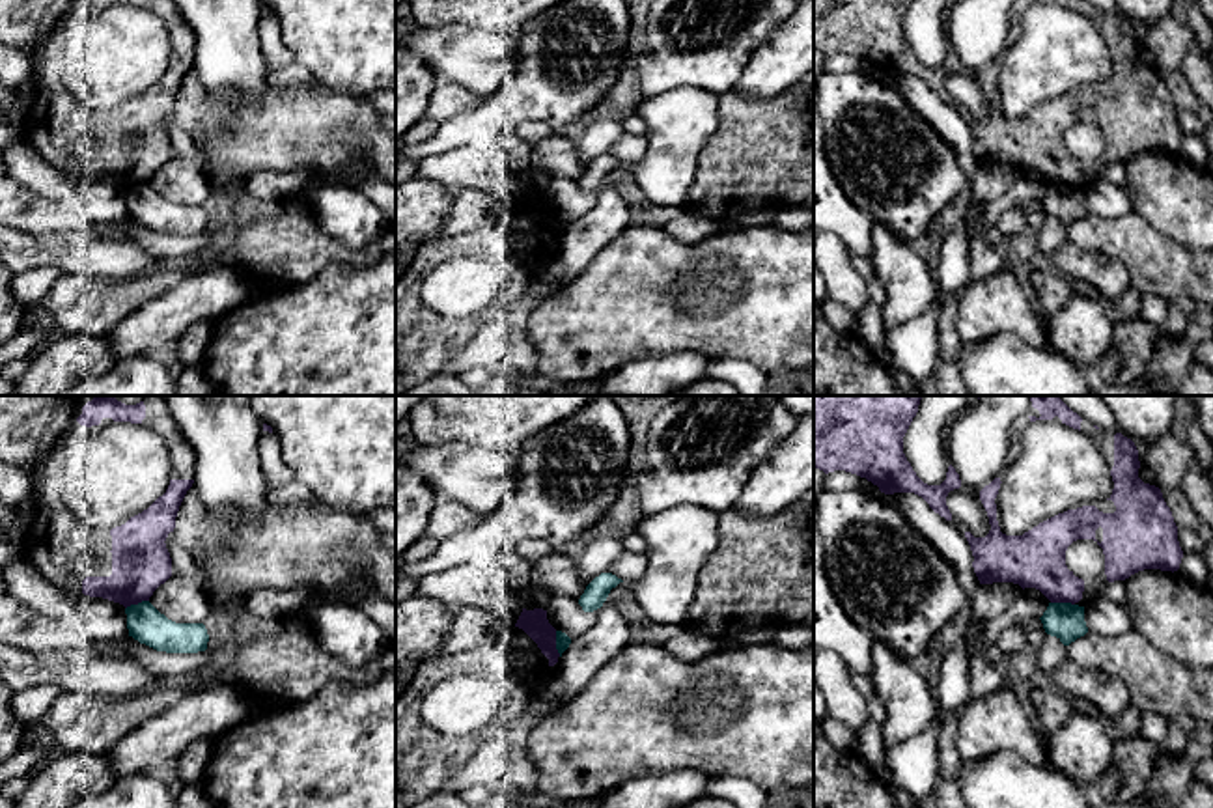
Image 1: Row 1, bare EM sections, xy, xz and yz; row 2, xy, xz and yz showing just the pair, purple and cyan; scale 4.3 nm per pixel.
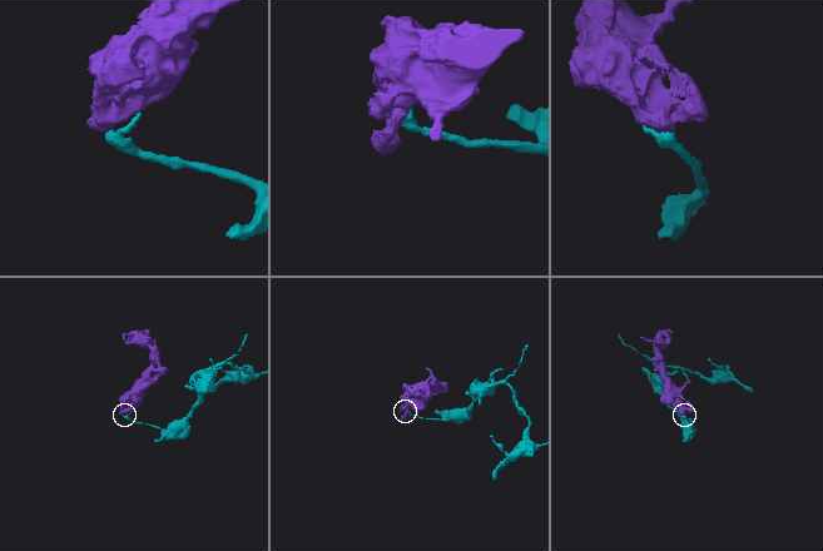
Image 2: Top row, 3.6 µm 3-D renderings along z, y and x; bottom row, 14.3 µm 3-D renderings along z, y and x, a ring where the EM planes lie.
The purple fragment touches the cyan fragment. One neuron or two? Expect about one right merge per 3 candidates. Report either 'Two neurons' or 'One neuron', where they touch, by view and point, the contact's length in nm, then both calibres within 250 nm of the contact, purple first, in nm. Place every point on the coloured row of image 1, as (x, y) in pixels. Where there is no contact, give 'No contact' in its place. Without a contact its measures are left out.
Two neurons. Touches purple at xz (555, 644). Shared border 110 nm. Thickness 110 nm (purple) against 60 nm

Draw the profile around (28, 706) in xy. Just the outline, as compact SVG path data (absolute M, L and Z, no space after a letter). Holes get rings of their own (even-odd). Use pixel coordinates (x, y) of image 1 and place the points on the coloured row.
M39 685L30 687L22 692L15 692L11 698L11 709L15 717L30 726L32 722L37 722L56 702L56 698L63 690L56 685Z

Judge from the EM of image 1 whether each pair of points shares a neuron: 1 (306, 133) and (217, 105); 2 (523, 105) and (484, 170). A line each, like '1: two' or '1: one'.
1: one
2: two

